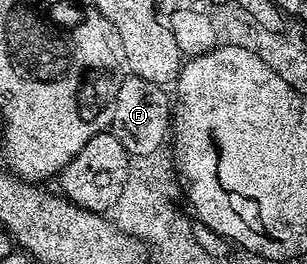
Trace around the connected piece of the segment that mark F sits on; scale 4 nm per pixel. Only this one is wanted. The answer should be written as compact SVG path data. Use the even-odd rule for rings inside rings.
M126 73L120 79L113 108L109 114L109 128L130 157L145 157L160 151L166 145L164 142L170 137L172 111L170 93L162 85Z

